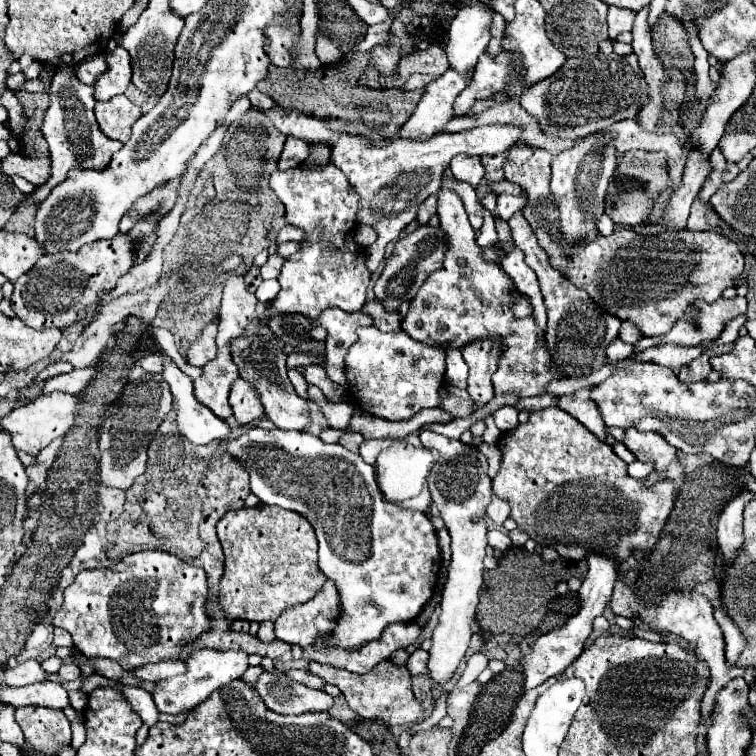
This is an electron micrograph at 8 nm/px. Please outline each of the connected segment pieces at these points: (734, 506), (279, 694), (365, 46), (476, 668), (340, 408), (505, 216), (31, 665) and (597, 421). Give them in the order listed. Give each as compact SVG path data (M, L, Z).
M741 490L737 496L733 496L733 500L727 502L725 510L719 516L717 544L725 560L733 560L735 552L743 544L743 512L751 500L755 500L755 494L749 490Z
M281 670L263 672L255 682L255 690L265 706L277 714L303 714L311 710L325 712L333 706L333 698L327 692L295 682Z
M381 22L381 24L375 24L375 26L369 26L367 34L363 38L363 42L359 42L356 46L352 48L350 53L355 53L357 50L363 52L363 50L371 50L373 44L379 44L383 38L385 38L385 30L391 28L391 22Z
M479 652L479 654L473 654L473 656L467 660L467 666L465 666L465 670L463 670L457 686L463 688L463 686L471 684L473 680L477 680L477 676L487 668L487 662L489 662L489 660L487 660L485 654L481 654L481 652Z
M309 384L307 394L309 394L309 400L315 402L315 404L321 408L321 412L323 412L323 416L325 416L325 420L327 420L327 424L329 424L331 428L349 432L349 422L351 422L351 418L353 418L353 410L355 410L349 402L331 402L331 400L327 400L327 398L323 396L323 392L321 392L317 386L313 386L313 384Z
M501 194L501 198L497 198L497 218L501 220L509 220L517 210L521 210L527 204L525 198L517 198L517 196L505 196Z
M27 660L23 664L17 664L15 668L5 668L7 686L29 686L37 682L47 682L47 672L37 660Z
M587 386L575 394L565 394L557 398L557 406L565 412L569 412L573 418L577 418L587 430L591 430L597 438L605 440L605 424L601 422L601 412L597 410L597 404L589 398L589 390L593 386Z

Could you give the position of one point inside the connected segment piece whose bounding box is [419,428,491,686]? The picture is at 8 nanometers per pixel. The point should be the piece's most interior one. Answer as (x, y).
(460, 488)

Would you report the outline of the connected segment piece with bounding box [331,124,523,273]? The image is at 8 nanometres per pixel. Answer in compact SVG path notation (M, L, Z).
M495 124L479 126L463 132L443 132L433 136L429 142L413 142L403 138L393 138L385 146L367 144L361 136L341 134L333 146L331 162L345 172L351 186L361 194L361 210L357 214L359 224L369 224L377 230L378 239L366 250L366 266L374 273L384 259L385 247L395 240L401 230L417 218L419 204L439 190L443 170L449 168L457 154L465 156L485 156L501 154L519 142L523 134L521 126Z

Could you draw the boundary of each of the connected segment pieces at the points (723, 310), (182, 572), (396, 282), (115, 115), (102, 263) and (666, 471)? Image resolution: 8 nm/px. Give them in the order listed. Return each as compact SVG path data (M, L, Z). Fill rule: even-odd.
M735 296L731 300L719 298L713 304L697 302L699 312L695 318L681 318L675 322L671 332L665 336L643 336L634 346L635 352L641 352L659 342L673 342L673 344L683 344L683 346L695 346L703 340L713 340L721 334L721 330L729 320L733 320L739 314L747 312L747 298Z
M145 550L123 558L111 568L79 572L75 582L65 588L65 600L53 618L53 626L65 628L81 654L111 658L125 670L131 670L149 662L179 658L179 650L209 628L209 616L203 608L205 598L207 576L201 568L189 566L167 552Z
M419 226L415 232L407 234L395 244L393 254L385 260L385 268L375 282L375 296L385 304L387 310L397 310L403 300L413 300L417 290L423 286L425 278L441 268L441 262L445 260L445 250L447 250L447 236L445 232L437 226Z
M122 94L106 102L97 101L94 106L94 114L105 136L125 144L131 136L131 126L141 116L141 108L131 104L129 99Z
M121 232L111 240L85 244L77 252L45 254L25 276L15 282L11 306L17 318L21 318L33 330L69 326L85 316L85 308L97 302L99 292L115 288L115 282L133 266L133 260L133 242Z
M629 428L625 432L623 444L635 454L637 460L653 462L657 472L663 472L663 478L673 478L677 488L681 488L685 472L683 466L675 458L675 448L669 446L665 438L657 432L639 432L637 428Z

